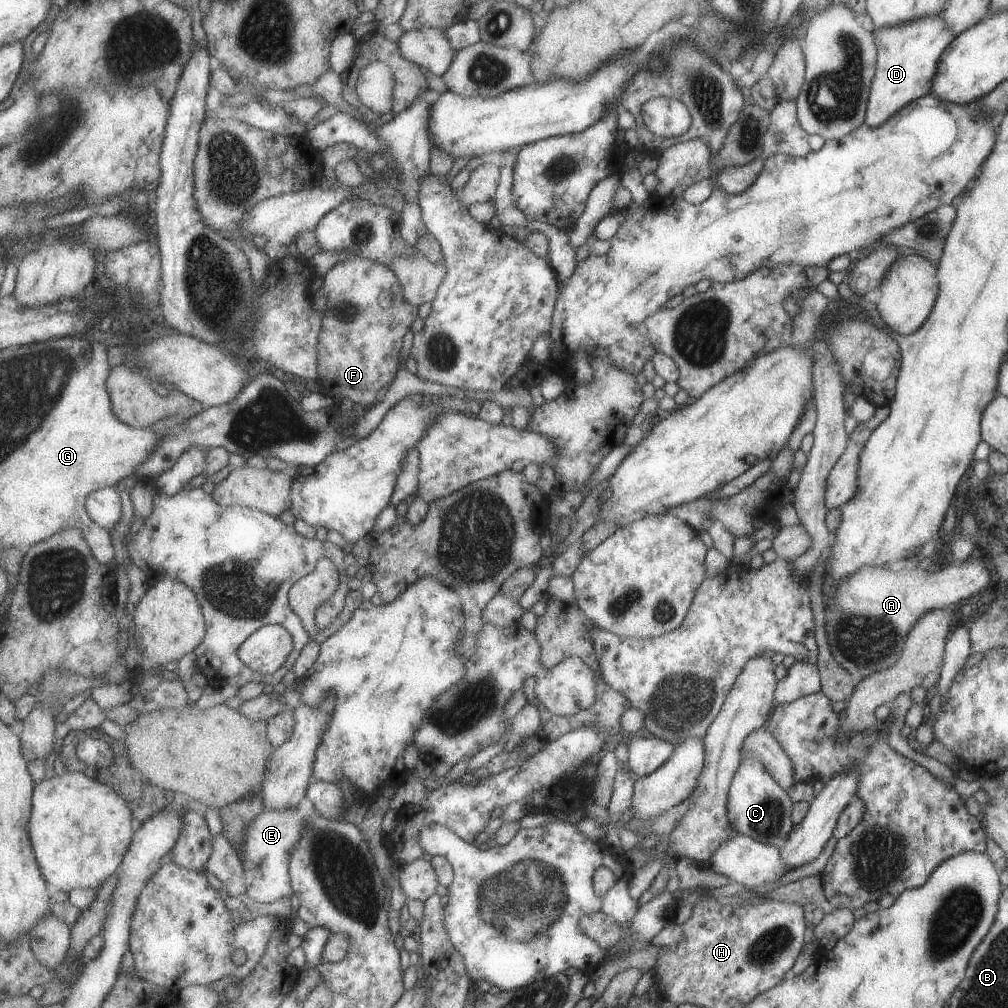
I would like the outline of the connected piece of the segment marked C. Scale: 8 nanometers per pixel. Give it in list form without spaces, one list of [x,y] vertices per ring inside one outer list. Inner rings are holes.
[[[745,756],[730,782],[727,794],[727,818],[736,833],[748,836],[761,844],[778,847],[792,829],[790,812],[792,802],[789,791],[781,788],[763,770],[763,764],[756,756]]]

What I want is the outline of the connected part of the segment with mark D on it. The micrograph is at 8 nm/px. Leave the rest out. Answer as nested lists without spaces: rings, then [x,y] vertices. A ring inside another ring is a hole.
[[[929,14],[889,28],[873,29],[872,33],[876,46],[876,66],[864,120],[869,128],[879,126],[908,102],[930,92],[939,57],[954,37],[939,14]]]

